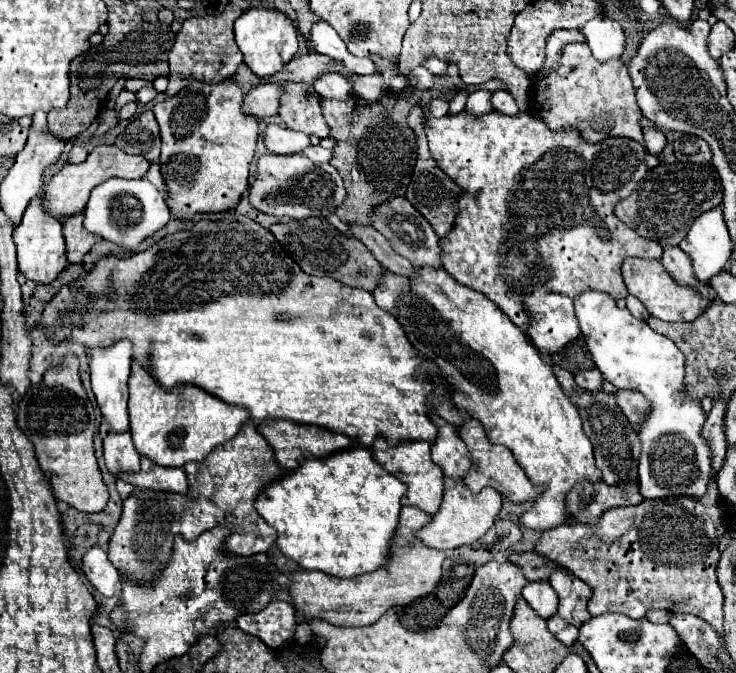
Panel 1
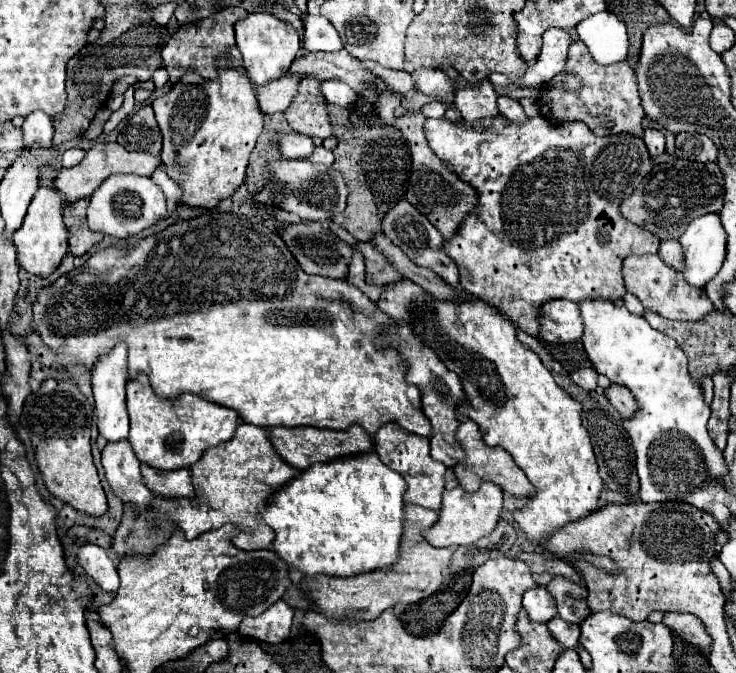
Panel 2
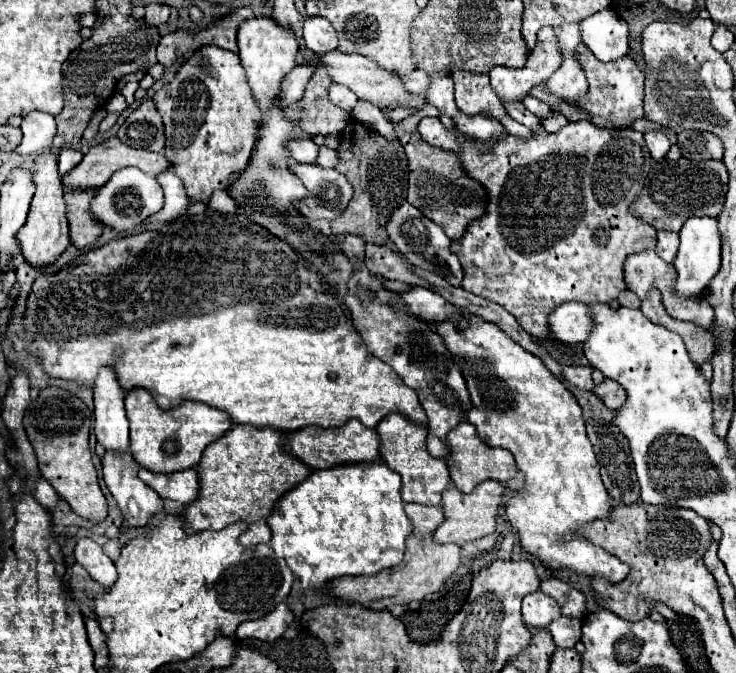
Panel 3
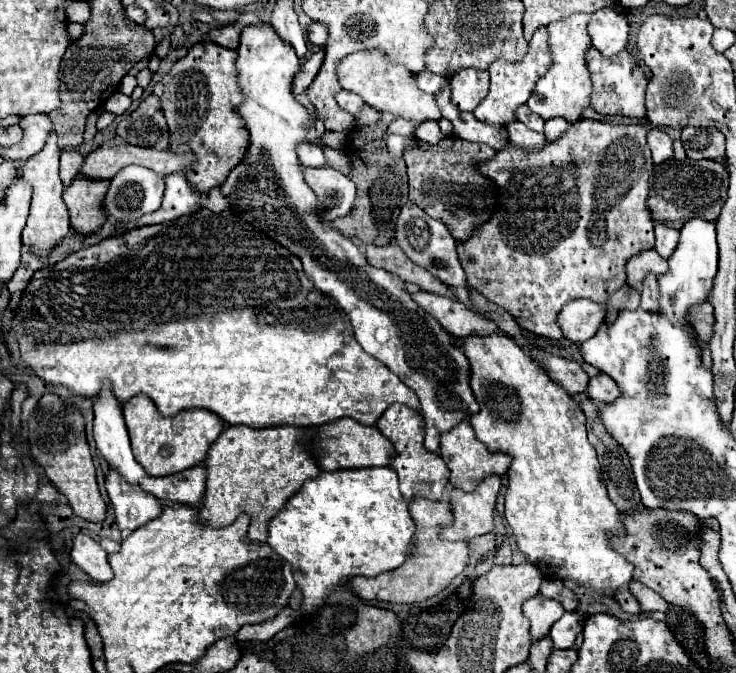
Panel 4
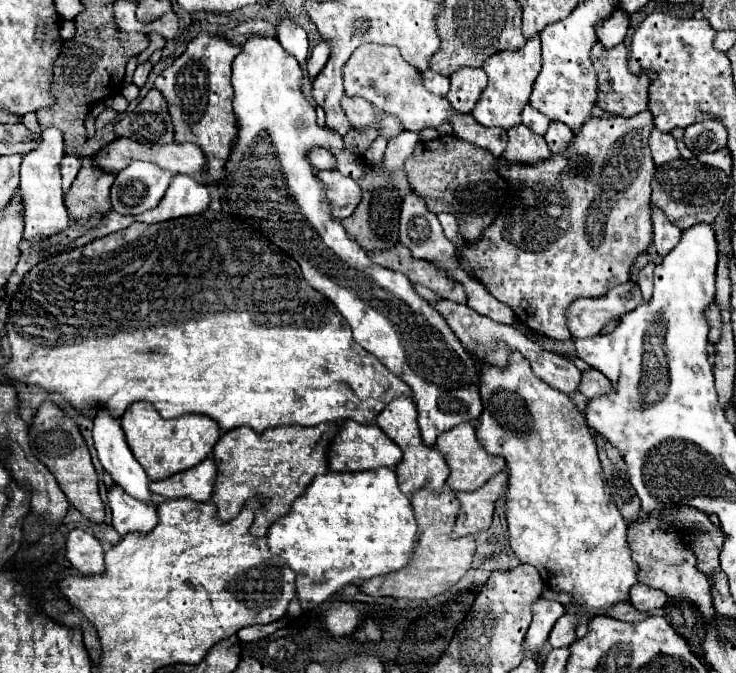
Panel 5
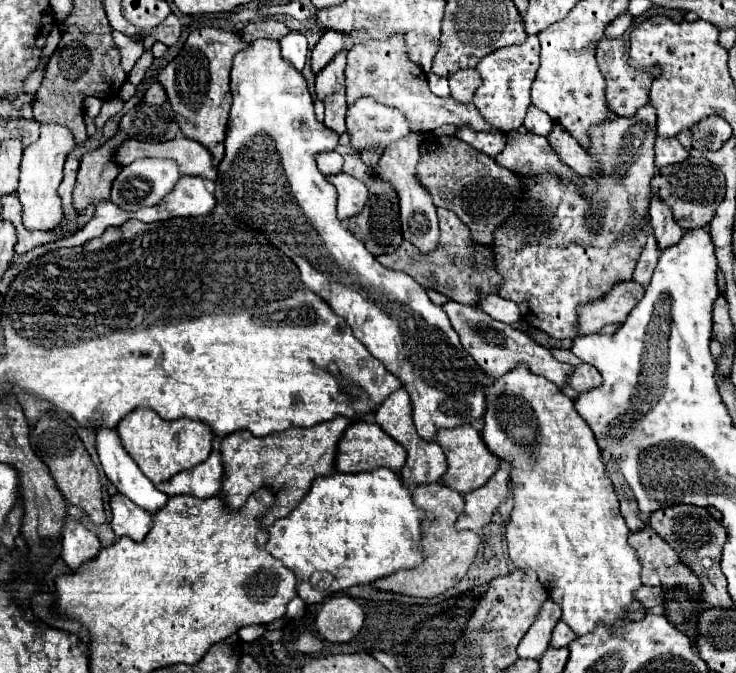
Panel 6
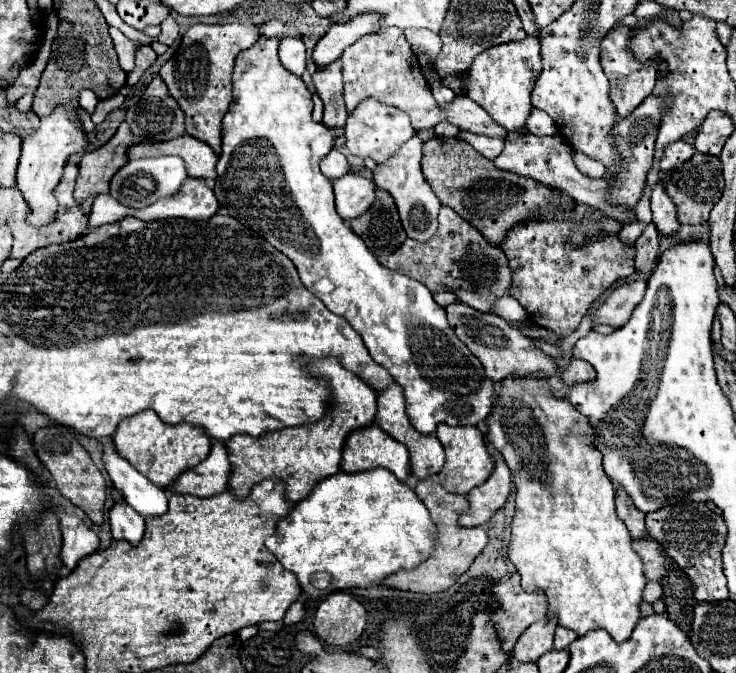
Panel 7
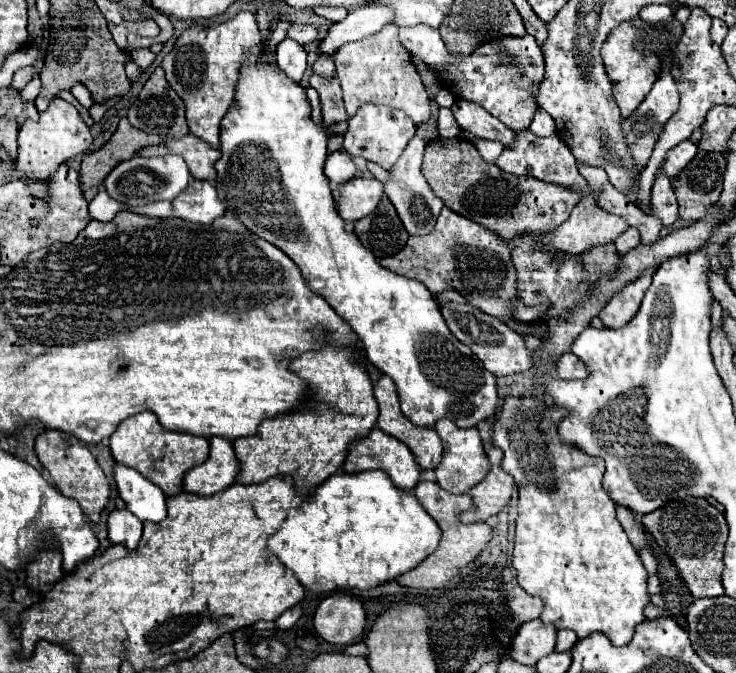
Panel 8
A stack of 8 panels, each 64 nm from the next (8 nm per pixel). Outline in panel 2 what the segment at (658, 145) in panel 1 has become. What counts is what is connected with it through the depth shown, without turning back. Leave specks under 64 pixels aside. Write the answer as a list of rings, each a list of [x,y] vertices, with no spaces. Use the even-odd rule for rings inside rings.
[[[644,130],[644,142],[646,142],[652,158],[666,152],[666,140],[664,140],[664,134],[660,130]]]

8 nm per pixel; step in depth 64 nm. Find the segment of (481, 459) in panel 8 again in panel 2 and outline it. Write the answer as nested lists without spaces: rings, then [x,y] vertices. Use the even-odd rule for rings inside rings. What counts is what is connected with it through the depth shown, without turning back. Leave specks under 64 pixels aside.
[[[470,420],[462,422],[456,430],[456,440],[460,440],[458,444],[462,446],[462,450],[466,452],[464,460],[458,462],[452,470],[458,478],[458,484],[466,490],[466,492],[474,492],[480,488],[482,482],[494,482],[498,484],[504,492],[510,492],[514,496],[530,496],[532,494],[532,484],[528,482],[528,478],[524,476],[524,472],[516,466],[516,462],[512,460],[512,456],[504,450],[504,448],[490,448],[484,444],[480,430],[476,428],[476,424],[472,424]]]

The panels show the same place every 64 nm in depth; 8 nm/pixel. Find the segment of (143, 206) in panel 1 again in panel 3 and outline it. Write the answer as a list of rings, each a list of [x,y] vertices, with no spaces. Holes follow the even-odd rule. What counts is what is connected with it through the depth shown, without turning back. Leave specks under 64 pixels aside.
[[[122,168],[98,190],[96,198],[90,204],[90,212],[102,224],[108,224],[116,230],[130,230],[136,224],[144,222],[150,214],[156,214],[162,208],[162,204],[164,204],[164,194],[156,176],[146,174],[138,168]]]

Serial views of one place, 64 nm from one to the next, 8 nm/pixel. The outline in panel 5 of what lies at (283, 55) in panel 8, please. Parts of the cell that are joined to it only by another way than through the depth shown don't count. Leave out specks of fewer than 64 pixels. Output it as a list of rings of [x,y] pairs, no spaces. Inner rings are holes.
[[[282,12],[280,18],[282,20],[276,26],[278,28],[278,42],[282,44],[282,48],[288,54],[292,54],[298,60],[298,64],[304,64],[306,58],[308,58],[308,38],[306,38],[306,32],[300,26],[292,24],[292,20],[290,20],[292,16],[288,12]]]

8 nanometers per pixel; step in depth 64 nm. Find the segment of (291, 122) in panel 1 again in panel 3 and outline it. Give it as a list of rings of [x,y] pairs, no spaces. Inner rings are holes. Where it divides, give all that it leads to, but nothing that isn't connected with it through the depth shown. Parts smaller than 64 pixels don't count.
[[[324,66],[316,68],[300,100],[298,122],[312,136],[340,134],[350,120],[350,114],[338,108],[336,104],[332,104],[332,100],[328,98],[330,84],[332,84],[332,78],[328,76],[328,70]]]

